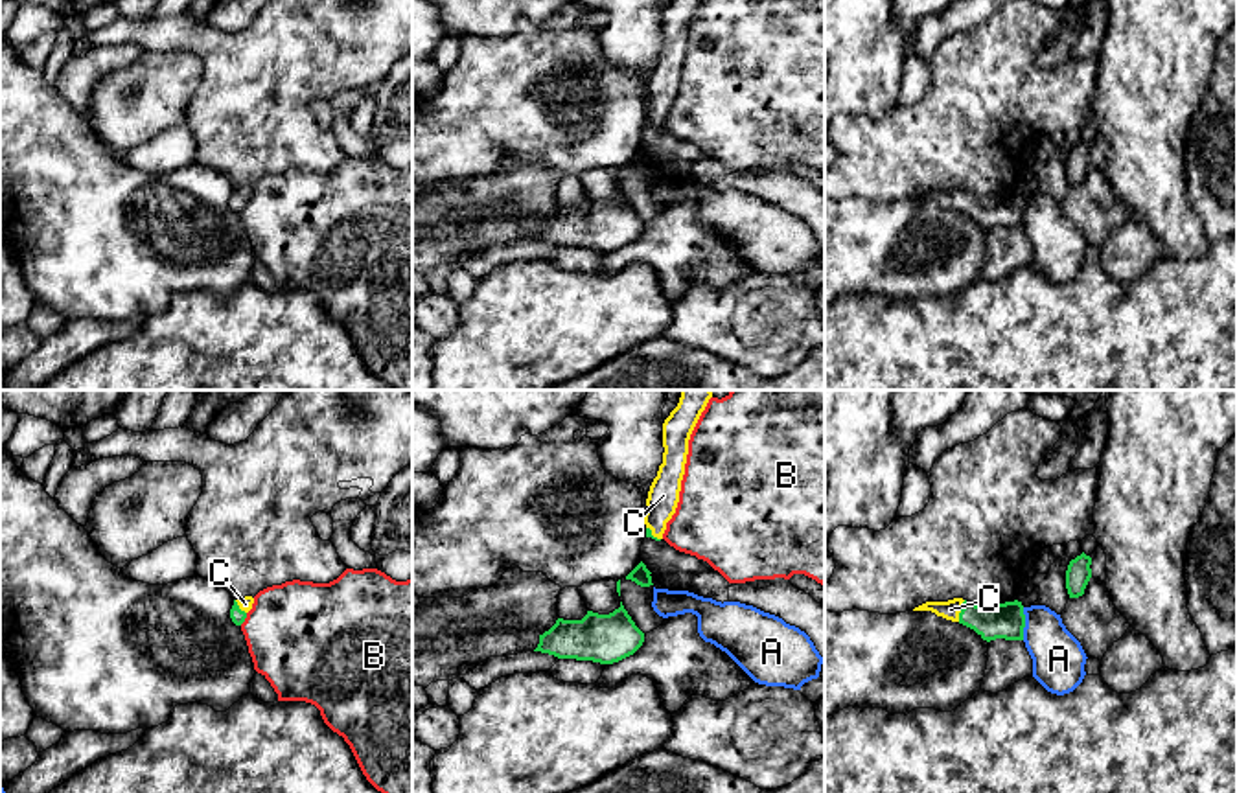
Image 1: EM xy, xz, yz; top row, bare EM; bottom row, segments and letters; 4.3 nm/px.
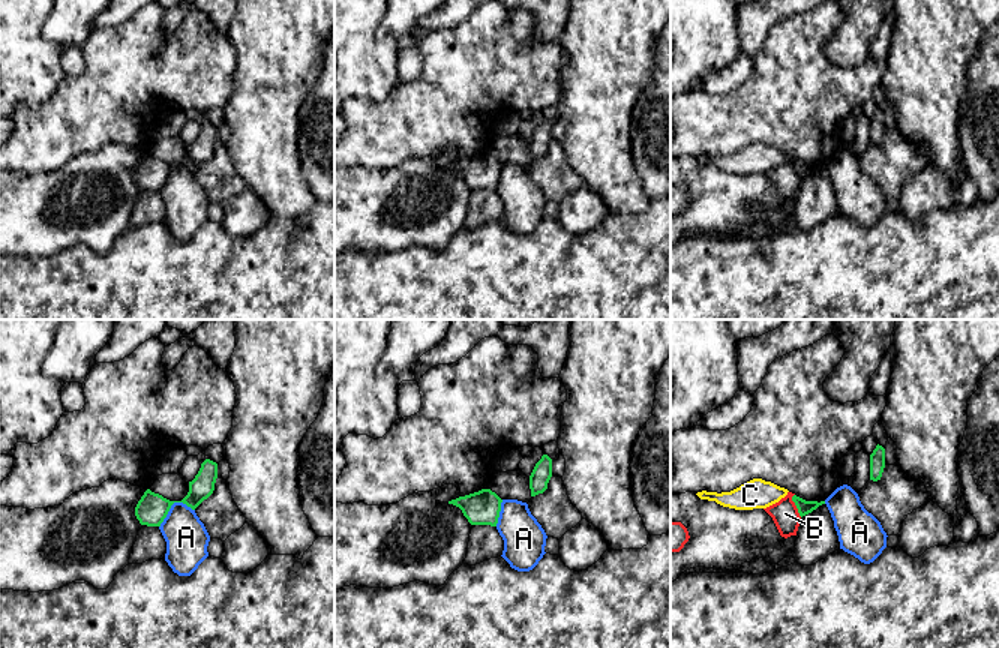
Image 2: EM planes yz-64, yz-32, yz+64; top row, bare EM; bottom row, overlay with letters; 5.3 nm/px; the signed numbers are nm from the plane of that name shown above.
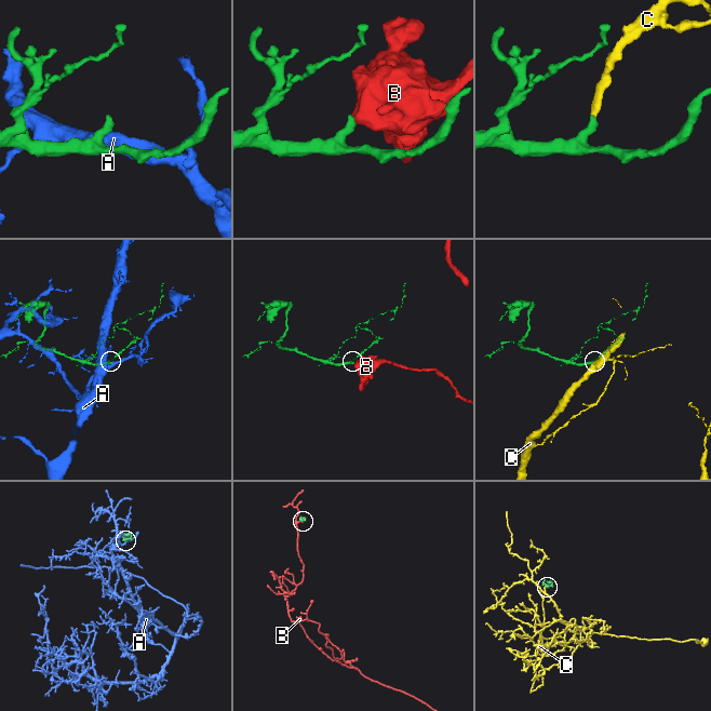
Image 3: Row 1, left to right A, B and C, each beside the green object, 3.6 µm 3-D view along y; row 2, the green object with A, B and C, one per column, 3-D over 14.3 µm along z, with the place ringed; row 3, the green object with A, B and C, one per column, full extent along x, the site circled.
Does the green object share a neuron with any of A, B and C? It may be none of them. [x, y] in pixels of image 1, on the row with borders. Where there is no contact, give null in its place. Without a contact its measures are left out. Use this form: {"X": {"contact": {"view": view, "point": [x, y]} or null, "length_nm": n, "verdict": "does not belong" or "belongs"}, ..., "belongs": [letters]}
{"A": {"contact": {"view": "yz", "point": [1024, 624]}, "length_nm": 140, "verdict": "does not belong"}, "B": {"contact": {"view": "xy", "point": [245, 617]}, "length_nm": 70, "verdict": "does not belong"}, "C": {"contact": {"view": "yz", "point": [961, 611]}, "length_nm": 100, "verdict": "belongs"}, "belongs": ["C"]}

